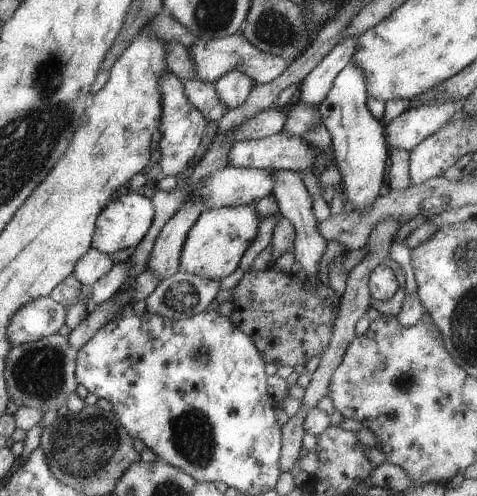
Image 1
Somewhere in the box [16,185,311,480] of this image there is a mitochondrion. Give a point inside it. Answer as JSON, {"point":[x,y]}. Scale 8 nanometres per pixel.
{"point":[193,437]}

